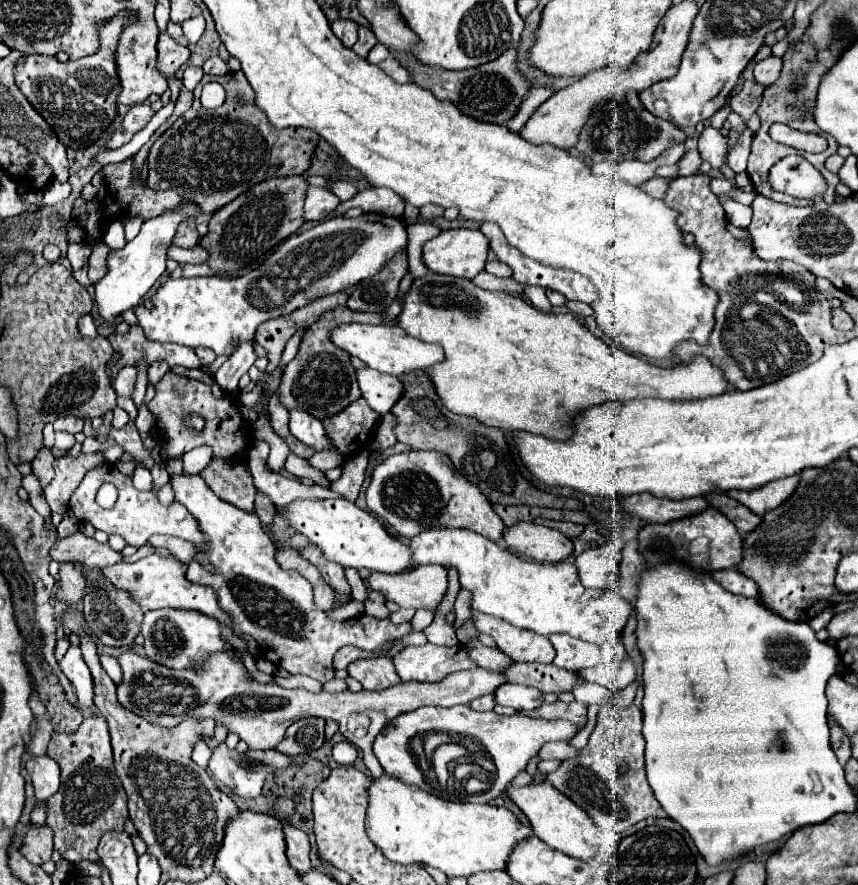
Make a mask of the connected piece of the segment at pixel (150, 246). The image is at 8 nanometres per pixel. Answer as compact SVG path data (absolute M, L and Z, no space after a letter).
M185 203L183 207L177 207L161 217L155 217L151 221L145 221L139 235L129 241L123 249L111 251L107 257L107 275L95 283L95 305L97 313L103 319L105 325L113 325L115 319L127 311L135 309L139 303L143 303L147 291L153 287L153 283L165 273L165 259L167 249L171 245L171 239L177 231L177 225L183 219L195 217L199 213L199 207L193 207L191 203Z

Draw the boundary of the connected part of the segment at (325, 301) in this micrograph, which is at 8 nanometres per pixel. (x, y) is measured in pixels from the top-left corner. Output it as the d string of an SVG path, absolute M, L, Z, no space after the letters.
M335 293L327 295L323 299L315 299L315 303L301 307L293 311L291 315L279 317L279 319L269 319L267 323L261 323L255 331L255 341L267 349L269 353L269 365L267 369L273 373L281 361L281 353L285 349L285 343L291 339L291 335L301 329L301 327L311 327L315 319L319 319L321 313L335 309L337 305L345 305L349 299L349 293Z

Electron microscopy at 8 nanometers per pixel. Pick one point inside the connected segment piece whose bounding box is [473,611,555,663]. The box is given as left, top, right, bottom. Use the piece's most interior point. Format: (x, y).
(520, 645)

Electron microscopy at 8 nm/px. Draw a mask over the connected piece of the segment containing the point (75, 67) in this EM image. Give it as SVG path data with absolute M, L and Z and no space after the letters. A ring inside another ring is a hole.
M121 11L109 22L99 27L101 47L99 53L77 59L77 61L57 61L55 57L43 55L23 55L13 69L15 83L35 111L51 125L59 141L71 149L89 147L115 119L119 77L115 75L115 39L123 25L137 21L135 14ZM127 15L130 15L127 17Z

